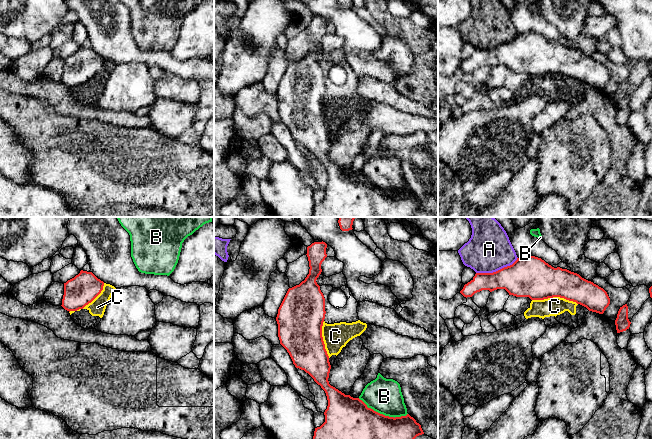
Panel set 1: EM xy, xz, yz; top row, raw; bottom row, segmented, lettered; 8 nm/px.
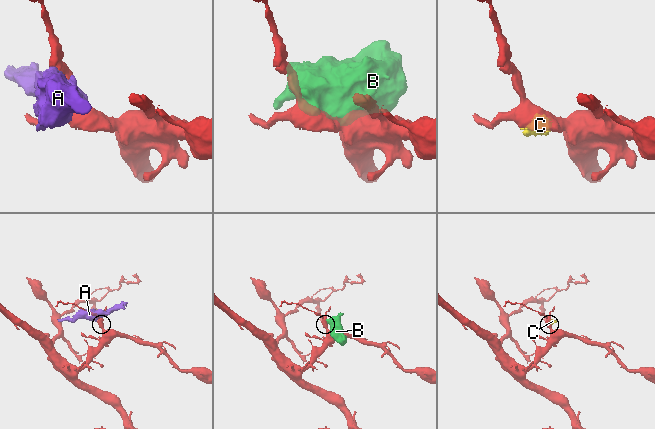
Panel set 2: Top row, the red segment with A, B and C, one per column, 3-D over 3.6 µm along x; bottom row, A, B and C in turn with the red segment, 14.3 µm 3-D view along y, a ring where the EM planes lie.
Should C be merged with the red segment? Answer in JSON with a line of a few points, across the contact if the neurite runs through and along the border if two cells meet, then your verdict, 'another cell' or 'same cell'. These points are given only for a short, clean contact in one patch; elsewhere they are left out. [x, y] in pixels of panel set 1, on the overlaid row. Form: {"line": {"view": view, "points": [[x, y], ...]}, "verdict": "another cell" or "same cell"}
{"verdict": "another cell"}

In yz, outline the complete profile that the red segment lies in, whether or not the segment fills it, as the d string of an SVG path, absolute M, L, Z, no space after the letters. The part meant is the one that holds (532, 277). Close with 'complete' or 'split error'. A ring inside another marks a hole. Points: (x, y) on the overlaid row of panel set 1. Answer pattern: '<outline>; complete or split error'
M535 256L517 258L512 265L493 273L476 273L460 293L467 298L482 290L492 292L497 289L505 289L509 295L529 297L531 300L560 297L599 314L603 314L610 304L603 288L577 273L554 268Z; complete

